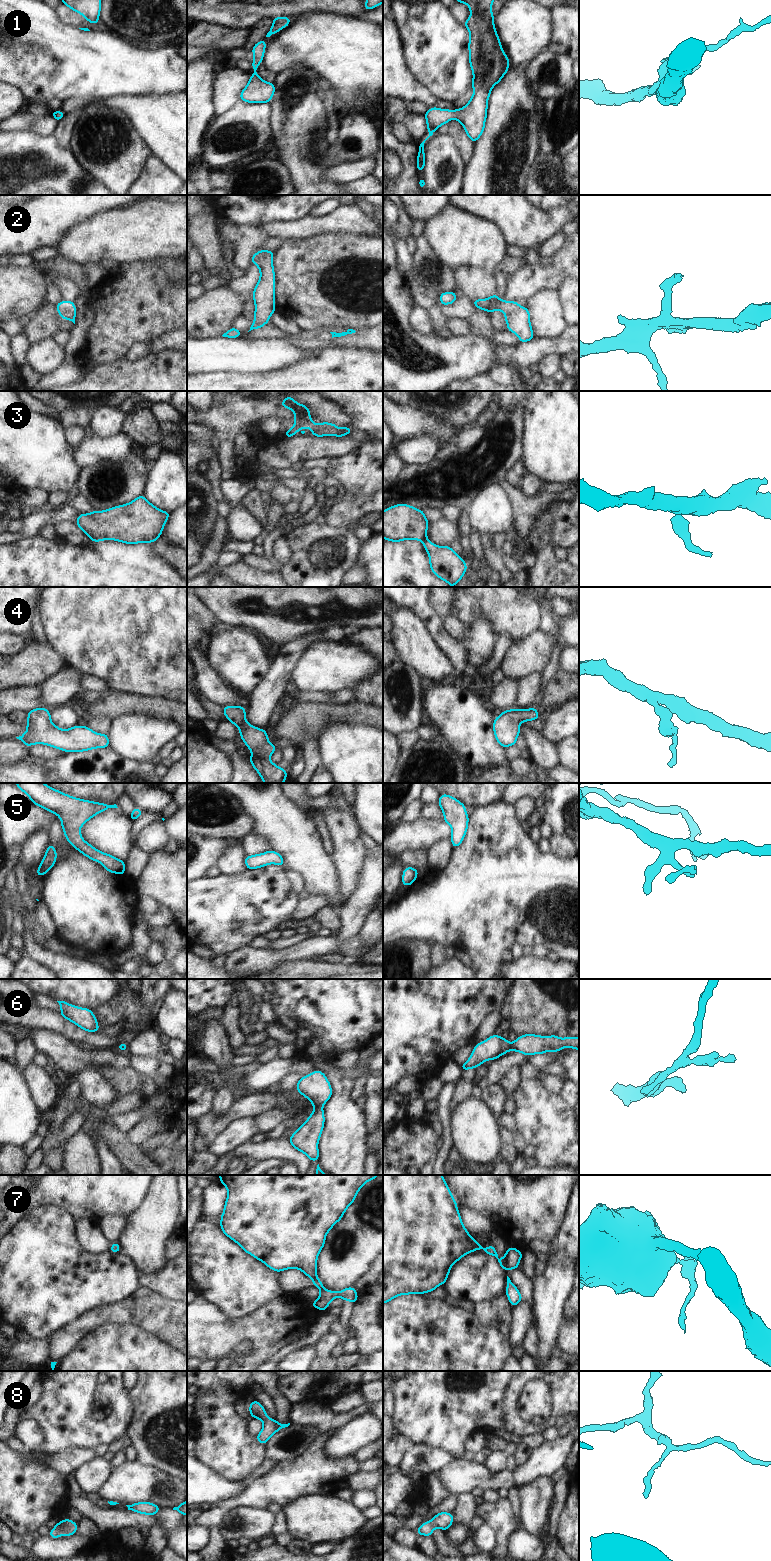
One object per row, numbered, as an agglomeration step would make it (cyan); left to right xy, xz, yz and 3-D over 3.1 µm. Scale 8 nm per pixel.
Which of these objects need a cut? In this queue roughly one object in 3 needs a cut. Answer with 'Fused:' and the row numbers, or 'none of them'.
Fused: 3, 7

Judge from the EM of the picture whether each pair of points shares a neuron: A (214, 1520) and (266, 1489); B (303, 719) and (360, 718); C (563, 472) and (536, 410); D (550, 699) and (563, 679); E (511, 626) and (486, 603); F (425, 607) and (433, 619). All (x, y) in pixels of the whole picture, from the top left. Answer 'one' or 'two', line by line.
A: one
B: one
C: one
D: one
E: one
F: one

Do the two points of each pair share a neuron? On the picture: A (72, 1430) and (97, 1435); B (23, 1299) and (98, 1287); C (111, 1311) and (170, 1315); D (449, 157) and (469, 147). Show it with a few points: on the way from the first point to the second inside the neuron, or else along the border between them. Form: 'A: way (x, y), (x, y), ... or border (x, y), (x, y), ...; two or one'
A: way (78, 1430), (91, 1430); one
B: way (42, 1287), (79, 1287); one
C: way (126, 1311), (151, 1311), (155, 1314); one
D: border (448, 134), (459, 149), (460, 156), (465, 165); two

